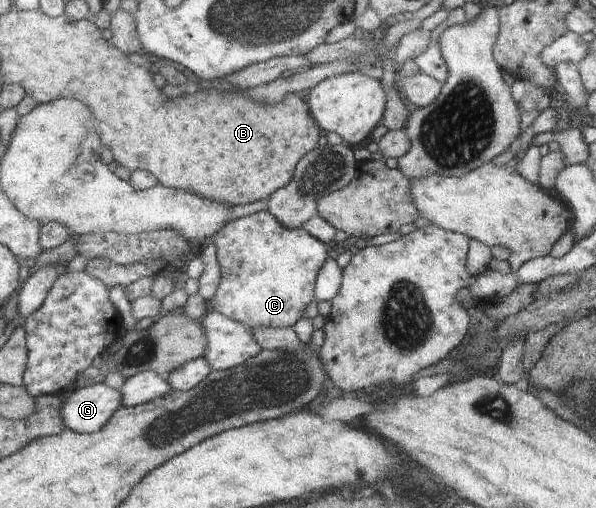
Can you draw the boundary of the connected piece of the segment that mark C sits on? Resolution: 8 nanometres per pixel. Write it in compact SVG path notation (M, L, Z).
M270 211L256 212L237 220L232 220L215 234L213 243L218 248L217 260L220 264L222 281L209 303L214 312L228 316L228 319L244 323L252 329L269 327L290 329L304 318L308 303L316 301L316 280L320 270L328 262L330 246L310 235L303 227L291 230L284 227Z

